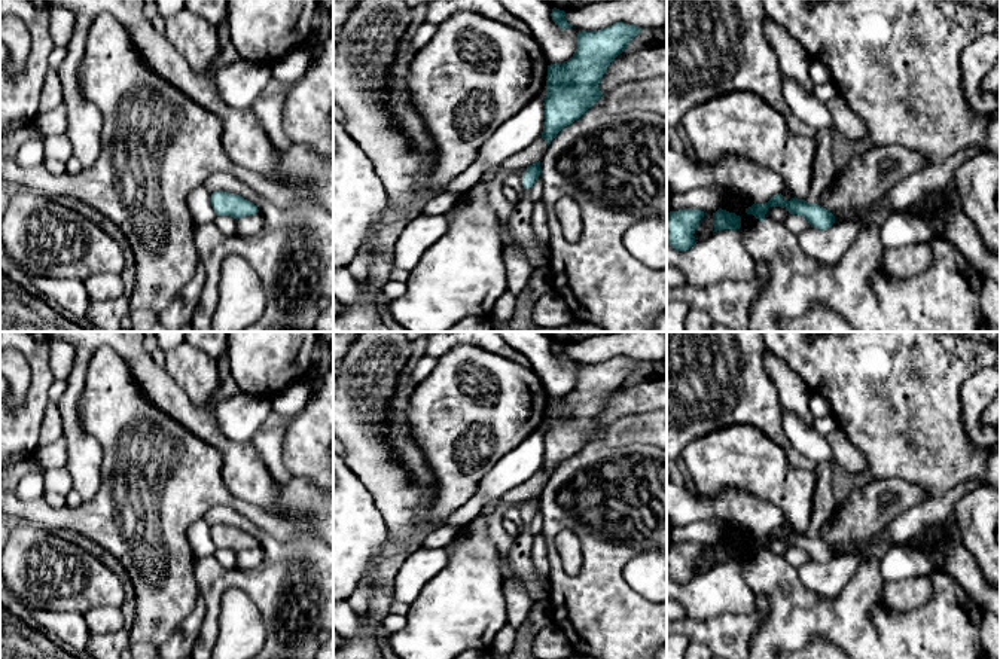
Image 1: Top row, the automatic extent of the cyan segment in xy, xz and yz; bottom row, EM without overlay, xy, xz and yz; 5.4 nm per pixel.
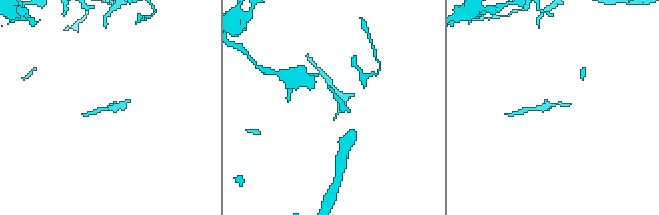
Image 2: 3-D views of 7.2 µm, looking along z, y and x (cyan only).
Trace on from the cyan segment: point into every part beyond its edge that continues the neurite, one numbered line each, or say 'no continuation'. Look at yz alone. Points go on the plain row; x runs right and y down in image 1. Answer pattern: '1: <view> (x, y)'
no continuation

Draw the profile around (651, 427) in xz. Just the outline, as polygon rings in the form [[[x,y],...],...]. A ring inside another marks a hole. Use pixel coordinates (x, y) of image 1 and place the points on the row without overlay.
[[[667,409],[626,415],[609,425],[603,425],[598,436],[607,446],[626,446],[629,443],[647,443],[667,451]]]

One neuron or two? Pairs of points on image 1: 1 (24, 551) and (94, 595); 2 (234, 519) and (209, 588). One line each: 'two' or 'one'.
1: one
2: one

